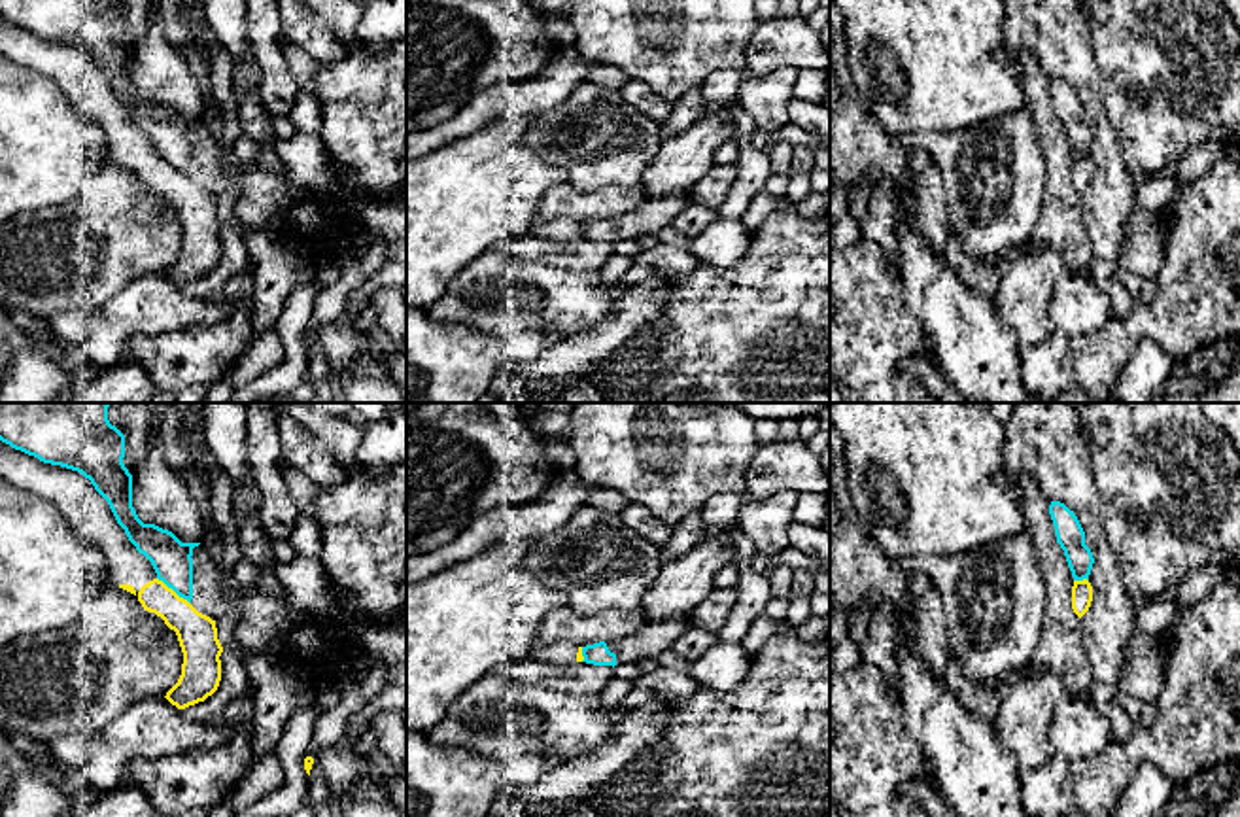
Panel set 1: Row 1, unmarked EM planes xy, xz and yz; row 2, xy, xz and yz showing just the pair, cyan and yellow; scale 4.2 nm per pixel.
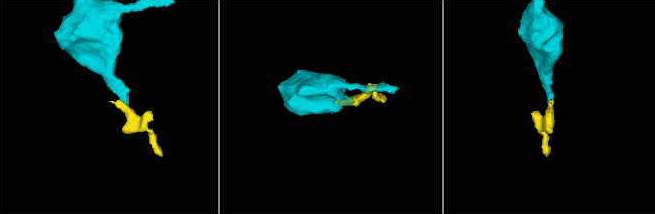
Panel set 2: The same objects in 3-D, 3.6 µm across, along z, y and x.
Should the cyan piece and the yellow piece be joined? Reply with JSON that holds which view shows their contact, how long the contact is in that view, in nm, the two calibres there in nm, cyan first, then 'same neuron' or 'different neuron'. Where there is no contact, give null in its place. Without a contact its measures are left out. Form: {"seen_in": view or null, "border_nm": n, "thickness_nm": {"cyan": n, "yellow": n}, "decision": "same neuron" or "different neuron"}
{"seen_in": "xy", "border_nm": 180, "thickness_nm": {"cyan": 170, "yellow": 170}, "decision": "different neuron"}

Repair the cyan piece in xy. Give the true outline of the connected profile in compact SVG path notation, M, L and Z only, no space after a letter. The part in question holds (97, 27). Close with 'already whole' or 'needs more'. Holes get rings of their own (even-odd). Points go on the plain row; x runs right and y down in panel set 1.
M0 0L0 17L15 26L38 34L43 40L60 42L81 49L95 66L108 78L117 100L129 117L144 130L157 155L187 176L198 189L219 197L244 189L251 163L240 161L232 148L225 146L221 134L212 132L200 119L181 119L172 108L155 100L144 100L132 83L132 51L123 40L125 11L112 0Z | needs more

